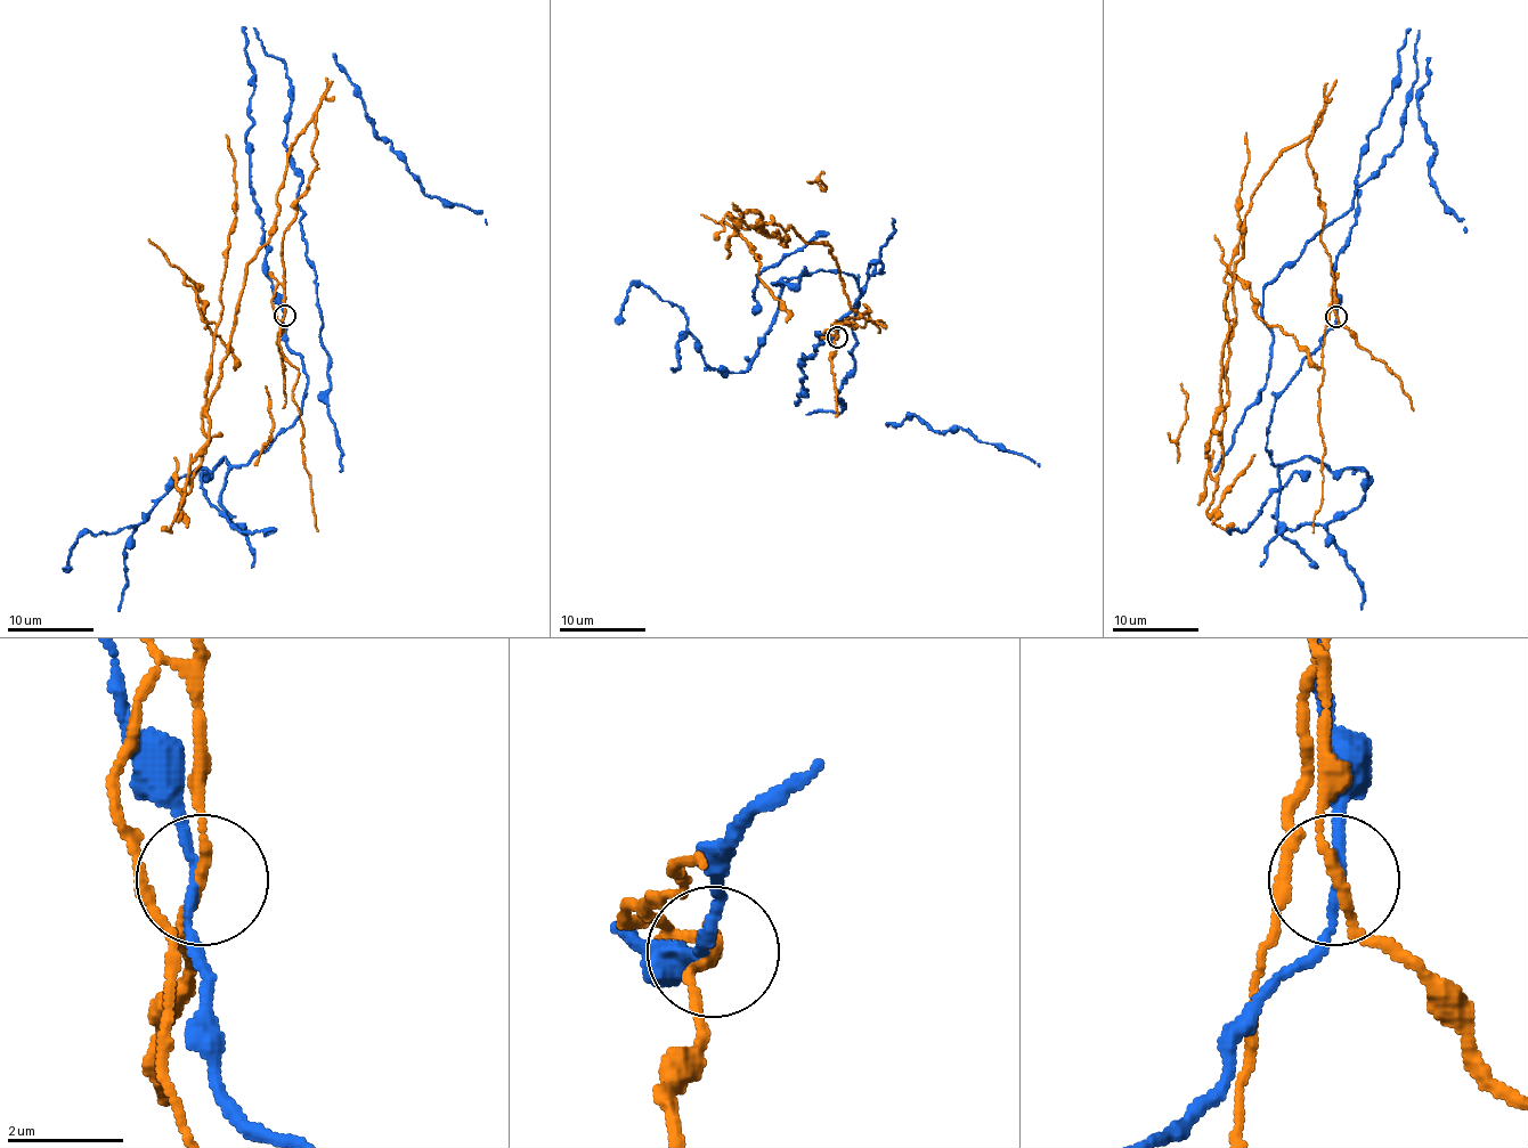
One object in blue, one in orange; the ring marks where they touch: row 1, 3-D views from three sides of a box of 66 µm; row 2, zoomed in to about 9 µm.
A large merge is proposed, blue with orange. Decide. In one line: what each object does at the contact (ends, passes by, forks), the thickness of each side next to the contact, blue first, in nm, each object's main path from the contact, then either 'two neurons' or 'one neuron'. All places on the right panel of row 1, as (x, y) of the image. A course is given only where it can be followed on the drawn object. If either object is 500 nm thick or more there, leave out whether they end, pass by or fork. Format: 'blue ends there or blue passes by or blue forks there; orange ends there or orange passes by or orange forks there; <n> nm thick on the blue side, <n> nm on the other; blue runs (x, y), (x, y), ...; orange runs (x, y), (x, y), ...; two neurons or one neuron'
blue passes by; orange passes by; 150 nm thick on the blue side, 150 nm on the other; blue runs (1336, 317), (1360, 151), (1419, 31), (1395, 149), (1264, 290), (1266, 387), (1214, 472); orange runs (1336, 317), (1307, 145), (1317, 122), (1244, 218), (1220, 401), (1225, 276), (1319, 369); two neurons

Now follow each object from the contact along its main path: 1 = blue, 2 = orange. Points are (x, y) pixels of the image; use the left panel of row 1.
1: (284, 316), (250, 184), (243, 31), (254, 29), (286, 70), (284, 147), (301, 176), (340, 472)
2: (284, 316), (282, 238), (316, 165), (314, 121), (204, 408), (216, 324), (185, 277), (235, 369)

